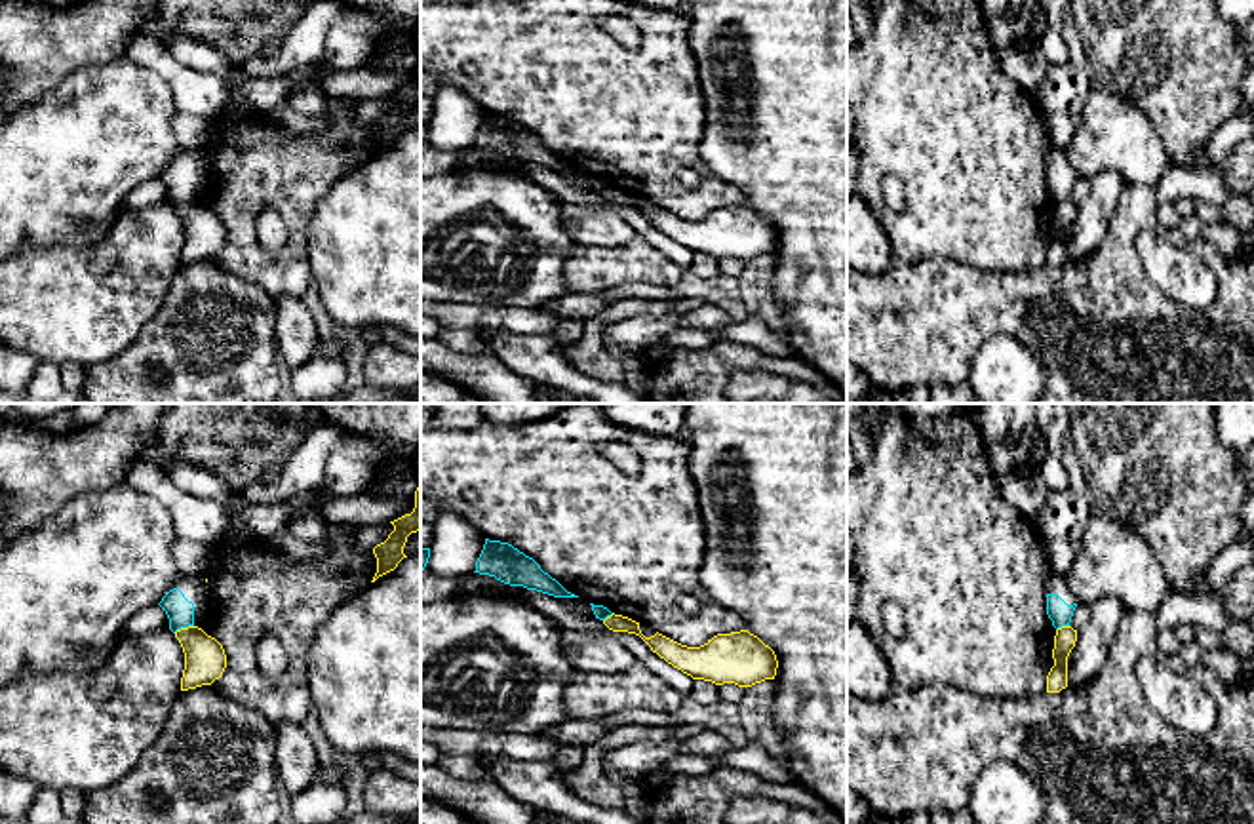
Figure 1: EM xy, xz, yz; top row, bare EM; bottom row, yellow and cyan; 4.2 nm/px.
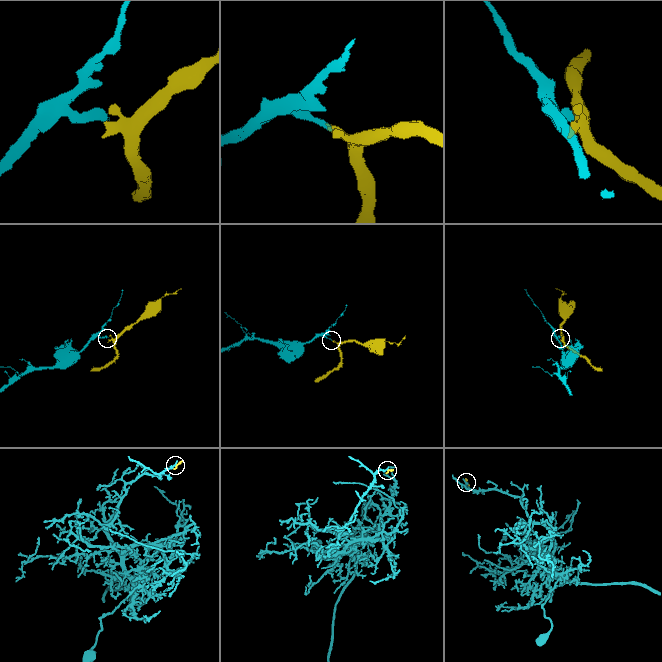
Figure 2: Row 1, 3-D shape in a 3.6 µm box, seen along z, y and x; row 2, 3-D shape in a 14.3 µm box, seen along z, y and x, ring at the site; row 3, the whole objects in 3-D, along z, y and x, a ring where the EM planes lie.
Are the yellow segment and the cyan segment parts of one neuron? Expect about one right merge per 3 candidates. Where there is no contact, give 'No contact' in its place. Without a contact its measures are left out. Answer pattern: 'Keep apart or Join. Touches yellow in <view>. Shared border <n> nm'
Keep apart. Touches yellow in xy. Shared border 90 nm

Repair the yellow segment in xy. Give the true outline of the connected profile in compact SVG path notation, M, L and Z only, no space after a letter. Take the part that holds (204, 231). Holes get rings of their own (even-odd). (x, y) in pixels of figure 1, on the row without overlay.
M198 200L181 202L175 206L175 211L185 226L181 265L211 259L223 249L226 228L215 211L207 209Z

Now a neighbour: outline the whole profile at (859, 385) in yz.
M847 362L847 400L858 403L862 398L868 398L872 383L862 369Z

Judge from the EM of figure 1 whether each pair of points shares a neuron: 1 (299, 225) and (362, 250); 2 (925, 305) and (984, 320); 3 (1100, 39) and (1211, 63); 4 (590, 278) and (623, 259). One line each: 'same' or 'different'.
1: different
2: same
3: same
4: same

